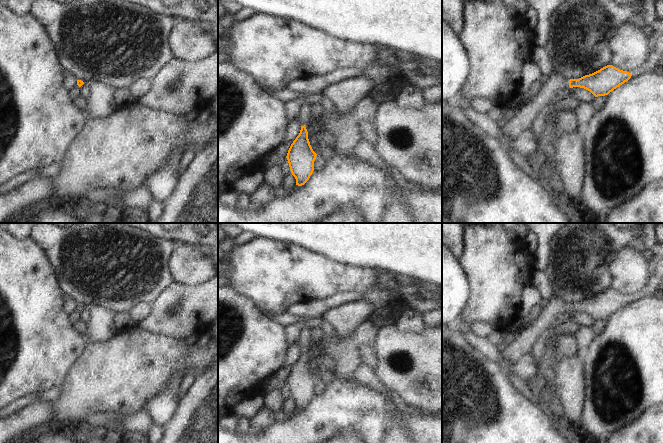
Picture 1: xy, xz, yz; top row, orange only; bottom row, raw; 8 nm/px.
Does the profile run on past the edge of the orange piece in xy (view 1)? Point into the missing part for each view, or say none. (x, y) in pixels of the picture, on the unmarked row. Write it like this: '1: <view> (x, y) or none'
1: none

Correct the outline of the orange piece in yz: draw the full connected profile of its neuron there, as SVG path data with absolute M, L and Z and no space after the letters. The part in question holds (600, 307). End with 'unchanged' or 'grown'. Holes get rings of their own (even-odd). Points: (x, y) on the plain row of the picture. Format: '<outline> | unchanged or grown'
M663 257L653 263L653 273L647 284L638 292L627 295L607 289L600 294L579 303L564 303L550 299L539 317L524 329L518 337L502 352L508 361L518 361L529 353L537 338L547 331L561 314L580 311L590 315L595 321L605 320L630 302L647 297L654 297L660 281L663 279Z | grown

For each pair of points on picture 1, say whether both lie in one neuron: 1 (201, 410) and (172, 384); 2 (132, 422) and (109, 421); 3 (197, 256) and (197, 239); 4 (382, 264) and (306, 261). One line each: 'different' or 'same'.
1: different
2: same
3: different
4: different

